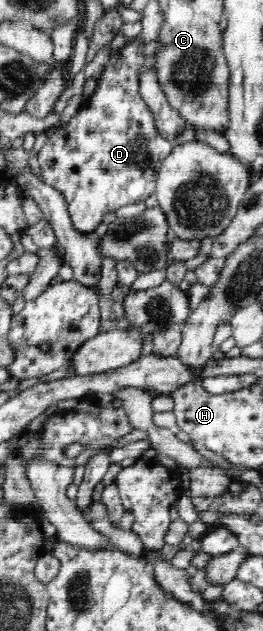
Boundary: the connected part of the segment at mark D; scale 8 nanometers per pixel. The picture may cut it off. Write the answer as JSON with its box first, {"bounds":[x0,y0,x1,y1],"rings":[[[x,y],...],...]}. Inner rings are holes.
{"bounds":[38,38,172,236],"rings":[[[135,38],[115,52],[104,68],[104,79],[97,83],[93,95],[85,99],[84,107],[65,124],[53,132],[38,152],[42,180],[63,193],[69,204],[69,216],[77,232],[84,236],[95,233],[107,212],[115,212],[127,204],[143,202],[156,192],[158,166],[172,151],[172,143],[160,136],[156,120],[149,105],[139,93],[139,76],[143,68],[156,68],[155,56],[143,53],[144,42]]]}

